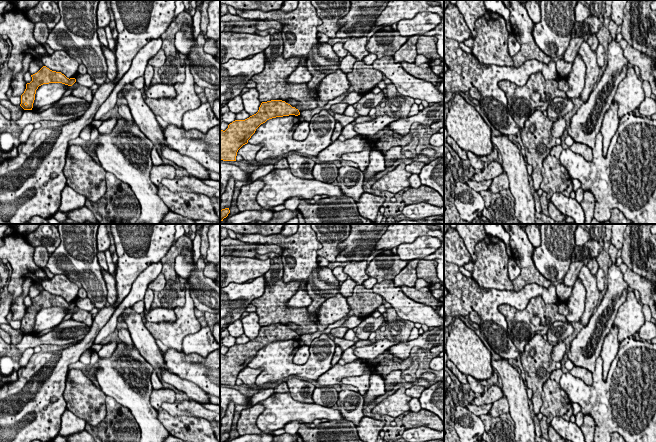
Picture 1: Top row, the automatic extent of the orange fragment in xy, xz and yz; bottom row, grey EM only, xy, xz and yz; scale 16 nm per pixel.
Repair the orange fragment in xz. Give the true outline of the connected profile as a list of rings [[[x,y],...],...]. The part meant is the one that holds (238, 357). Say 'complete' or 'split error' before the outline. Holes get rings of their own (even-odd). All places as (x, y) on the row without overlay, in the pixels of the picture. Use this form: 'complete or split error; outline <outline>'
complete; outline [[[282,324],[262,326],[256,338],[245,344],[235,344],[228,352],[220,354],[220,384],[236,385],[238,374],[255,357],[256,353],[267,344],[289,339],[300,339],[295,331]]]

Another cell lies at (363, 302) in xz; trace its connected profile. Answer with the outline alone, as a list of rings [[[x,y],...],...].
[[[356,285],[353,294],[347,297],[347,303],[350,306],[350,312],[345,318],[328,325],[324,331],[301,335],[300,339],[304,342],[304,345],[310,346],[315,338],[322,334],[330,334],[332,329],[342,326],[351,316],[362,319],[372,316],[375,310],[383,304],[383,298],[381,295],[374,293],[372,289],[366,289],[363,285]]]

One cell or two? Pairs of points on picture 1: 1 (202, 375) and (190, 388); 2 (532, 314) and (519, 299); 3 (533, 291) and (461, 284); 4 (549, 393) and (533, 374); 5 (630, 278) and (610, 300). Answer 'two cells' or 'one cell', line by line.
1: two cells
2: two cells
3: one cell
4: two cells
5: two cells

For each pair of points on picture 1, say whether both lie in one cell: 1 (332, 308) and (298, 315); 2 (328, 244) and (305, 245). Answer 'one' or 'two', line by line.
1: two
2: two

